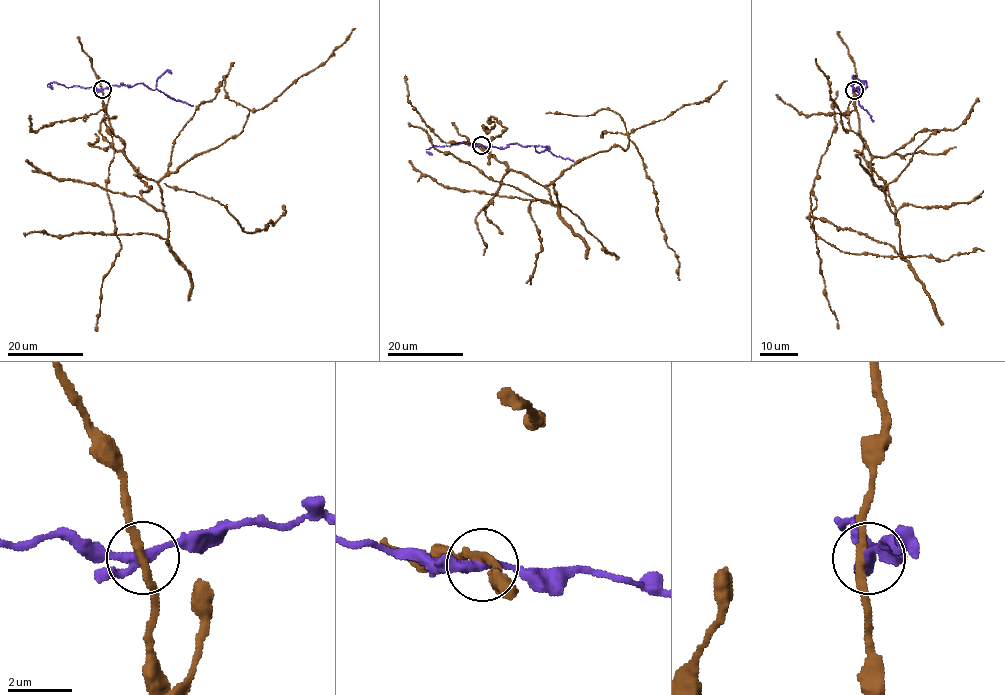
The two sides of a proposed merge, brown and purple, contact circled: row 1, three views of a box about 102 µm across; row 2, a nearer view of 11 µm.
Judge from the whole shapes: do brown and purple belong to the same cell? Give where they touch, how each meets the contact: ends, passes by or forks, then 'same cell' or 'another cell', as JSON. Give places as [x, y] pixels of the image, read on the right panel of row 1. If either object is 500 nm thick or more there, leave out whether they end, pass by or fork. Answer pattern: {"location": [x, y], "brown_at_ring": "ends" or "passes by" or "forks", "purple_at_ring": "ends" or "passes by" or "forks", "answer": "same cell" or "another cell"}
{"location": [854, 90], "brown_at_ring": "passes by", "purple_at_ring": "passes by", "answer": "another cell"}

